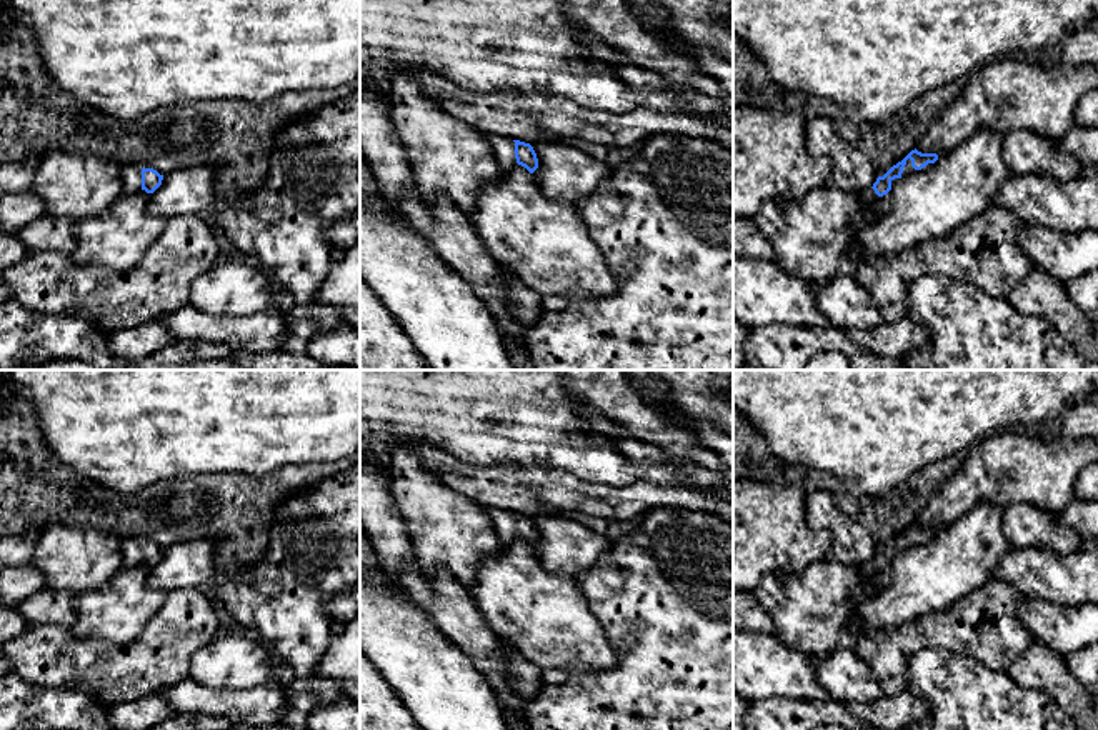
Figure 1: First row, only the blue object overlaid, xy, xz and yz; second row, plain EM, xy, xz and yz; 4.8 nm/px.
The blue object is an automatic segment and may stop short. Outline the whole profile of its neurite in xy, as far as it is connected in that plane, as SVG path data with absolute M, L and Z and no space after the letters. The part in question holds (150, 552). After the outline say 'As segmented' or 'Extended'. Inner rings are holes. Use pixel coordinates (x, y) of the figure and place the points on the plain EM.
M130 540L122 542L122 557L125 567L137 567L140 563L153 567L162 558L162 553L163 548L153 542L142 542L140 550Z. Extended

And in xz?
M490 510L488 513L502 543L515 537L525 540L530 547L538 542L537 527L530 517L505 510Z. Extended

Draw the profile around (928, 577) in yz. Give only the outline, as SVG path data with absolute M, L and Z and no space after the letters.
M983 502L951 525L938 530L938 533L928 542L916 543L900 552L891 563L880 570L873 578L875 590L856 605L846 622L846 627L851 627L858 635L865 630L893 630L920 617L941 612L965 595L983 587L993 578L993 572L1003 557L1015 550L1001 530L1003 513L1005 507Z

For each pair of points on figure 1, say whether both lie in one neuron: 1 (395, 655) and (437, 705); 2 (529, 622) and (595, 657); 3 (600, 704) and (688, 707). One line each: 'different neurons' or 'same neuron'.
1: same neuron
2: same neuron
3: same neuron

